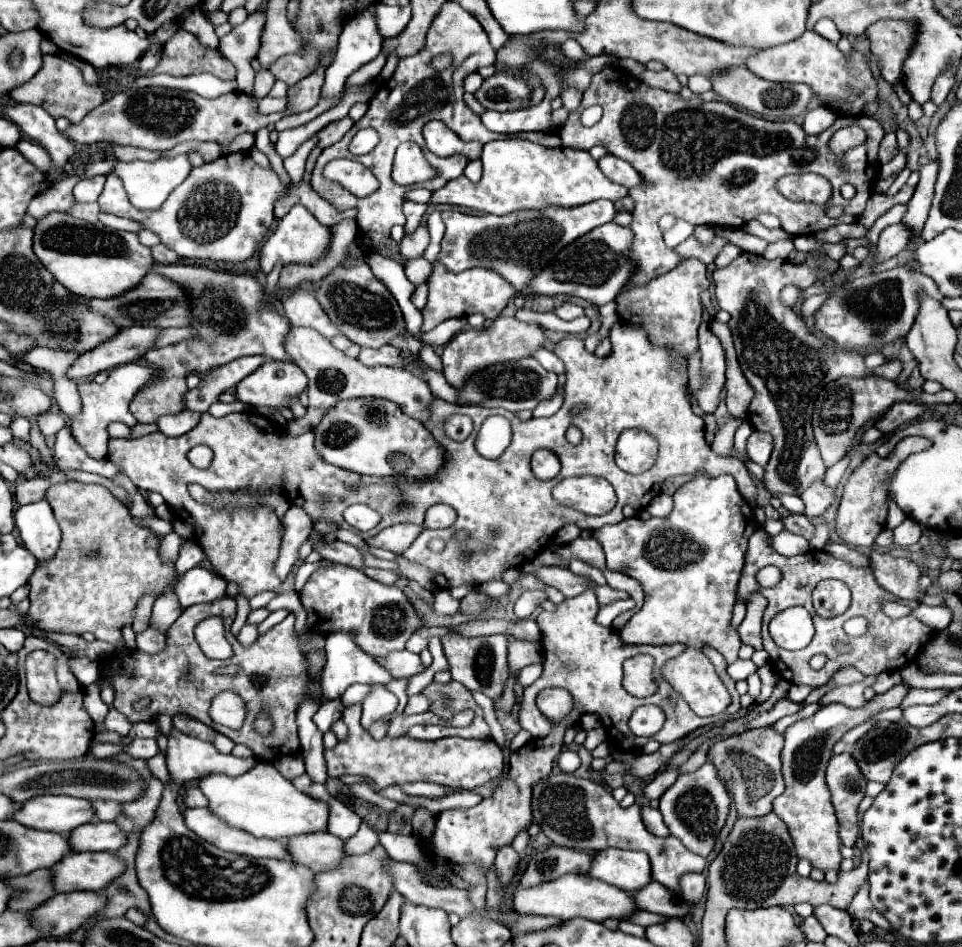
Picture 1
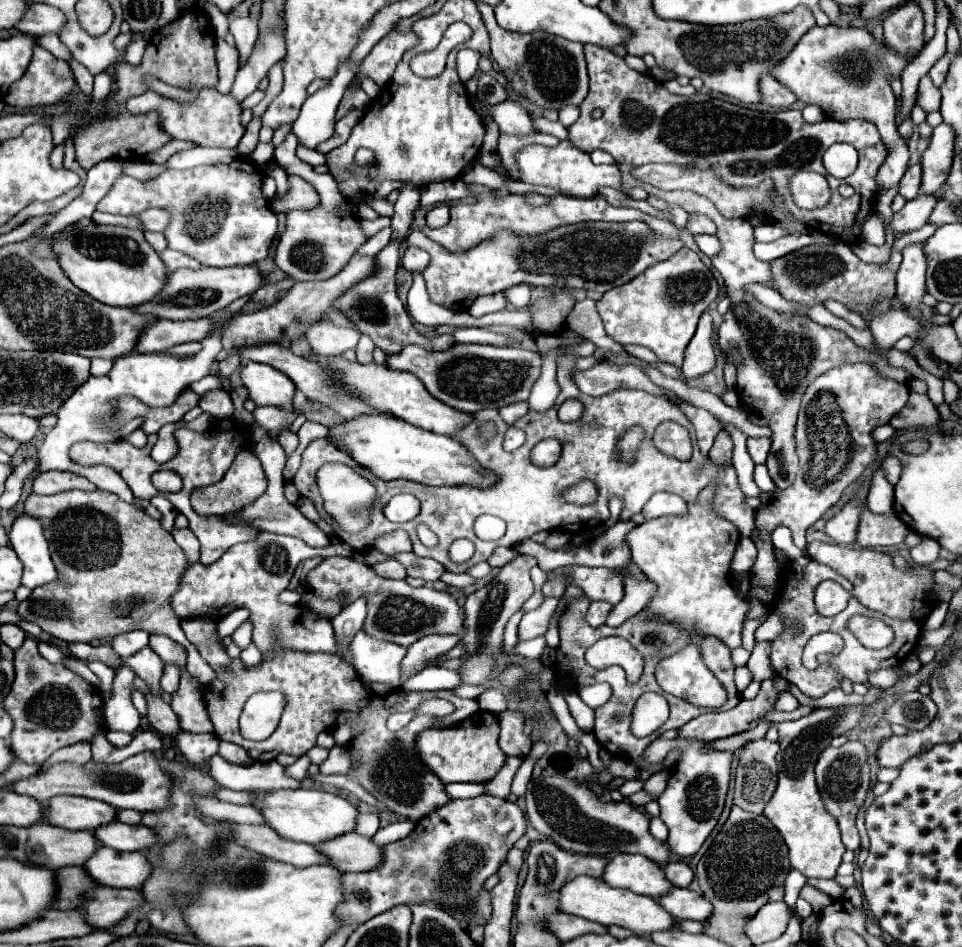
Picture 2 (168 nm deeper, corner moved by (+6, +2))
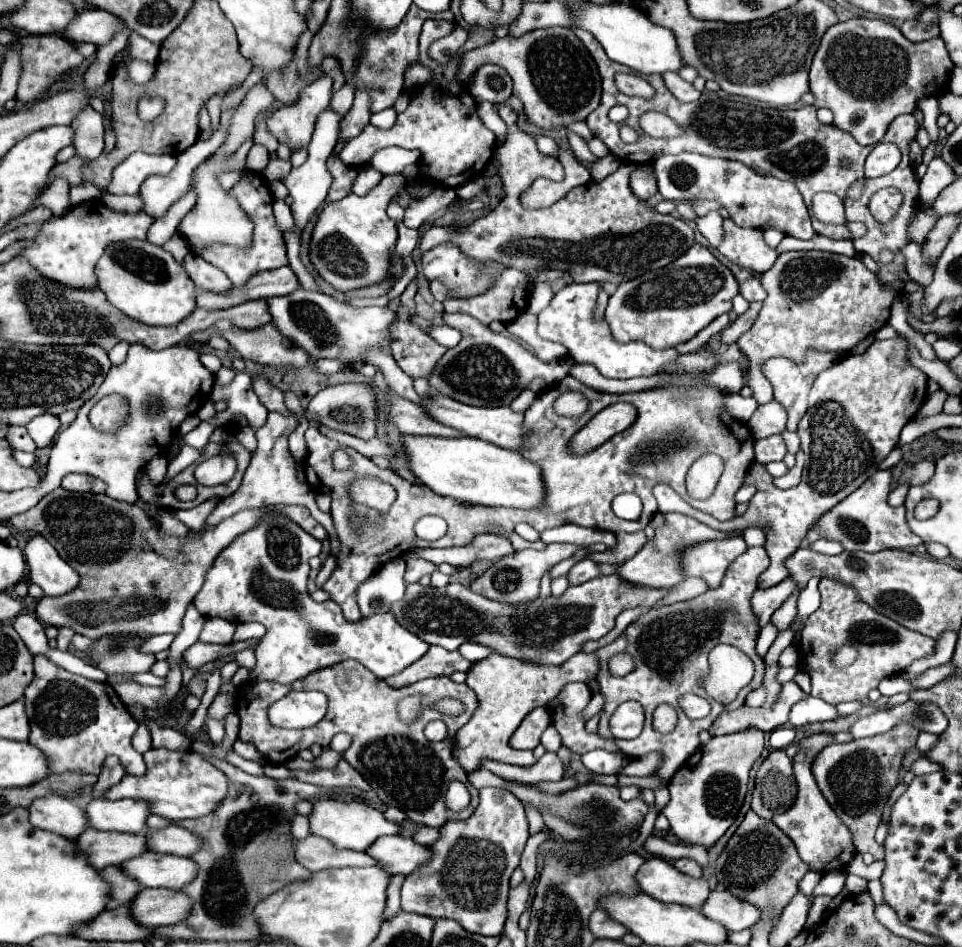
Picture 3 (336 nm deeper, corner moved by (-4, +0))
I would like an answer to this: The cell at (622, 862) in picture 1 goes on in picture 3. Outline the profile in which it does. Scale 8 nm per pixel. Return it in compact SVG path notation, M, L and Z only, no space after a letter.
M650 858L636 874L638 884L646 894L660 902L674 902L692 908L702 908L702 902L710 896L708 880L690 878L678 872L662 858Z

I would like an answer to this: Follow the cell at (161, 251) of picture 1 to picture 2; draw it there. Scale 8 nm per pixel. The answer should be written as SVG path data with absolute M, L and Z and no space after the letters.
M162 250L160 252L160 258L162 262L166 264L168 270L176 270L176 268L200 268L200 264L196 260L192 260L190 256L182 254L182 252L176 252L176 250Z

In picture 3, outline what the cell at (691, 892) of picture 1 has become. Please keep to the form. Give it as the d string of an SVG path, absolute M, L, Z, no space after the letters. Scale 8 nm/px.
M690 858L676 860L674 868L680 870L680 872L684 872L684 874L688 874L688 876L692 876L692 878L700 878L702 876L702 868L694 860L690 860Z

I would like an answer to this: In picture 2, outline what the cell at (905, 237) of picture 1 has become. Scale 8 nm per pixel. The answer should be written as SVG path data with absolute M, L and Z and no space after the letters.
M932 194L932 196L918 196L910 202L906 202L906 206L892 216L890 220L890 230L894 236L900 236L900 234L906 234L906 232L912 232L912 230L918 230L926 224L934 204L938 200L938 194Z

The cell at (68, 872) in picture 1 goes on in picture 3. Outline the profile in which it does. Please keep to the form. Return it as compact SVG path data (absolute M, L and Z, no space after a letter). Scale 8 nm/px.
M150 852L150 854L142 854L142 858L132 858L130 862L122 864L122 870L138 880L142 886L148 888L174 888L174 890L182 890L184 886L188 886L200 872L200 866L192 860L192 858L182 858L182 856L168 856L168 854L158 854L158 852Z

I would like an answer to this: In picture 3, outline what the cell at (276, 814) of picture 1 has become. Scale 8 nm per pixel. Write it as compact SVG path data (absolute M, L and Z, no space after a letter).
M318 800L314 802L314 812L308 816L312 834L328 838L336 846L346 846L352 850L368 850L380 836L400 834L402 824L392 822L384 812L364 804L364 802L338 802L338 800Z

